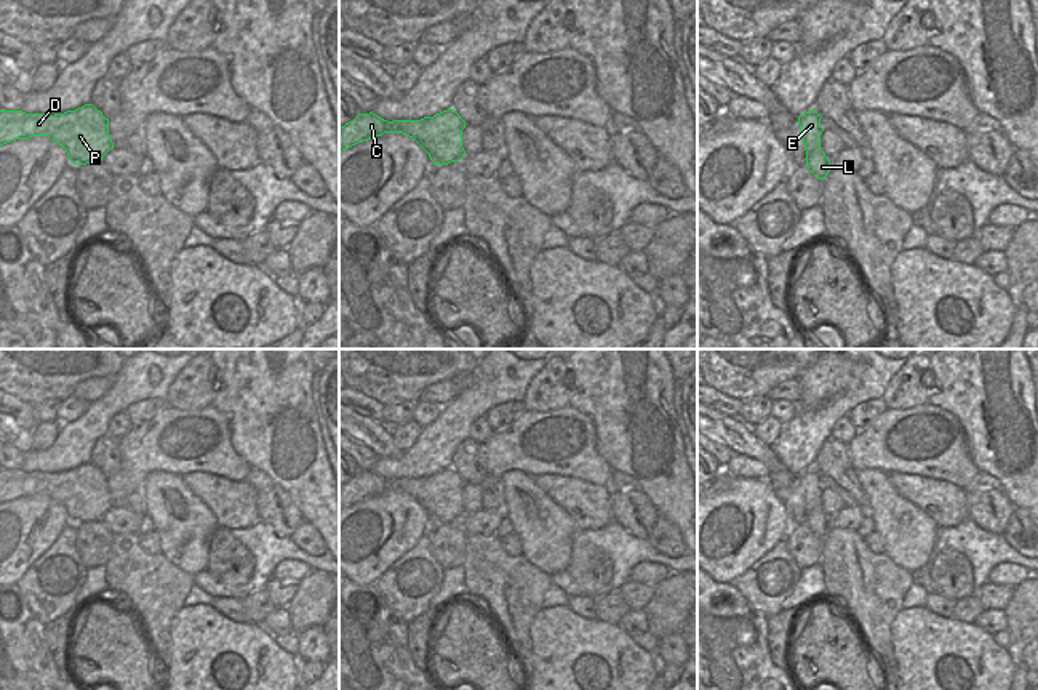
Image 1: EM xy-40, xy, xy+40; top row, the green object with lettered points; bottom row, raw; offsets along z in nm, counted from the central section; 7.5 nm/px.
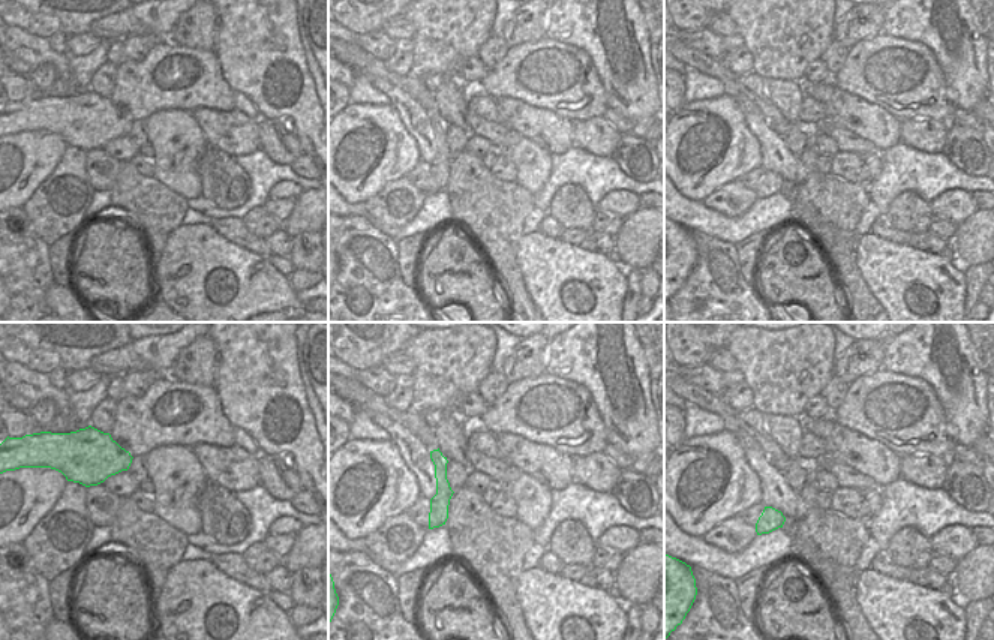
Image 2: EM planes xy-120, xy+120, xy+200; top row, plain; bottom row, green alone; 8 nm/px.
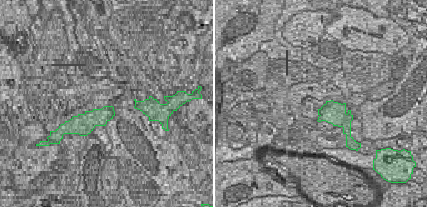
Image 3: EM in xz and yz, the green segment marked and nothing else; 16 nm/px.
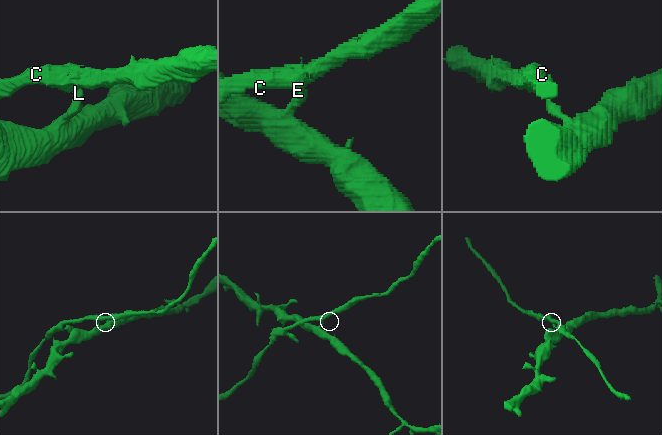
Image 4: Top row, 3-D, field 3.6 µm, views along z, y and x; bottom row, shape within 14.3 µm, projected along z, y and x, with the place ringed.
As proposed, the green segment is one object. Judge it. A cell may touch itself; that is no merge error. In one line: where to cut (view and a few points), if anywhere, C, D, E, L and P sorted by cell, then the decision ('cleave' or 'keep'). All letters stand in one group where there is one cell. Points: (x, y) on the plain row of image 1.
cut xy+40 (819, 505), (806, 514); groups C D E P / L; cleave

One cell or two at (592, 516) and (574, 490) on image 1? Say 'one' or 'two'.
one

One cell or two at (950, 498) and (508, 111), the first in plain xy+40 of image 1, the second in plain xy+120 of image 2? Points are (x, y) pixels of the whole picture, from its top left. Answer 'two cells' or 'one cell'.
one cell

